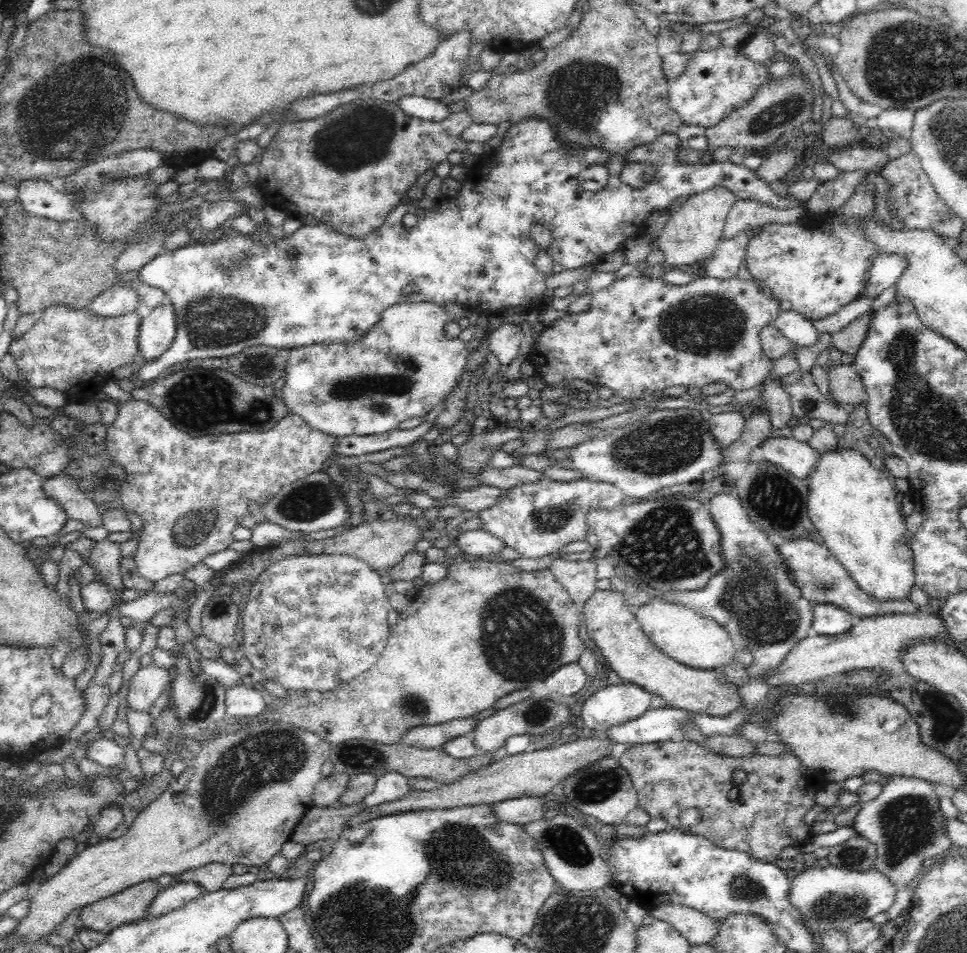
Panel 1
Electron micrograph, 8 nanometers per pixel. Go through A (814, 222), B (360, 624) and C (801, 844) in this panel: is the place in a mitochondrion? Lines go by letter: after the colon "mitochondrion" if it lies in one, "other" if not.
A: other
B: other
C: other

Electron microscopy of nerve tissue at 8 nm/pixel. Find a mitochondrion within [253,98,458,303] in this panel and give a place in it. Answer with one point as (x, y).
(350, 147)

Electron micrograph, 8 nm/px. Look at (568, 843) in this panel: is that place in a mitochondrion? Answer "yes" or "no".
yes

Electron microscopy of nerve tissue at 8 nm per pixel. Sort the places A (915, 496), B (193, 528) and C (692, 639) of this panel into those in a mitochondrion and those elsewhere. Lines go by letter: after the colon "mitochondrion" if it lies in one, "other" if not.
A: other
B: mitochondrion
C: other

